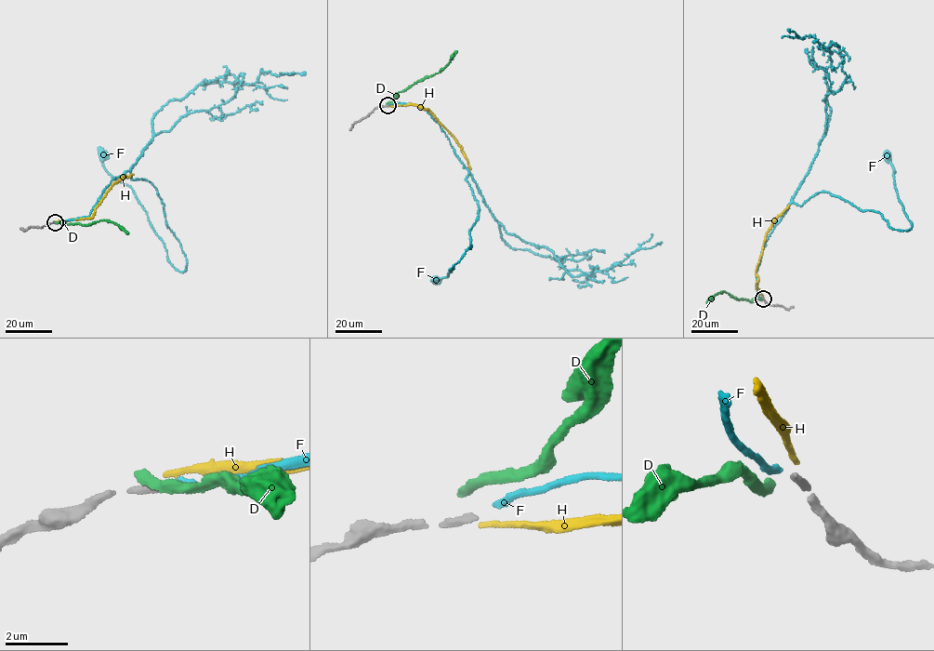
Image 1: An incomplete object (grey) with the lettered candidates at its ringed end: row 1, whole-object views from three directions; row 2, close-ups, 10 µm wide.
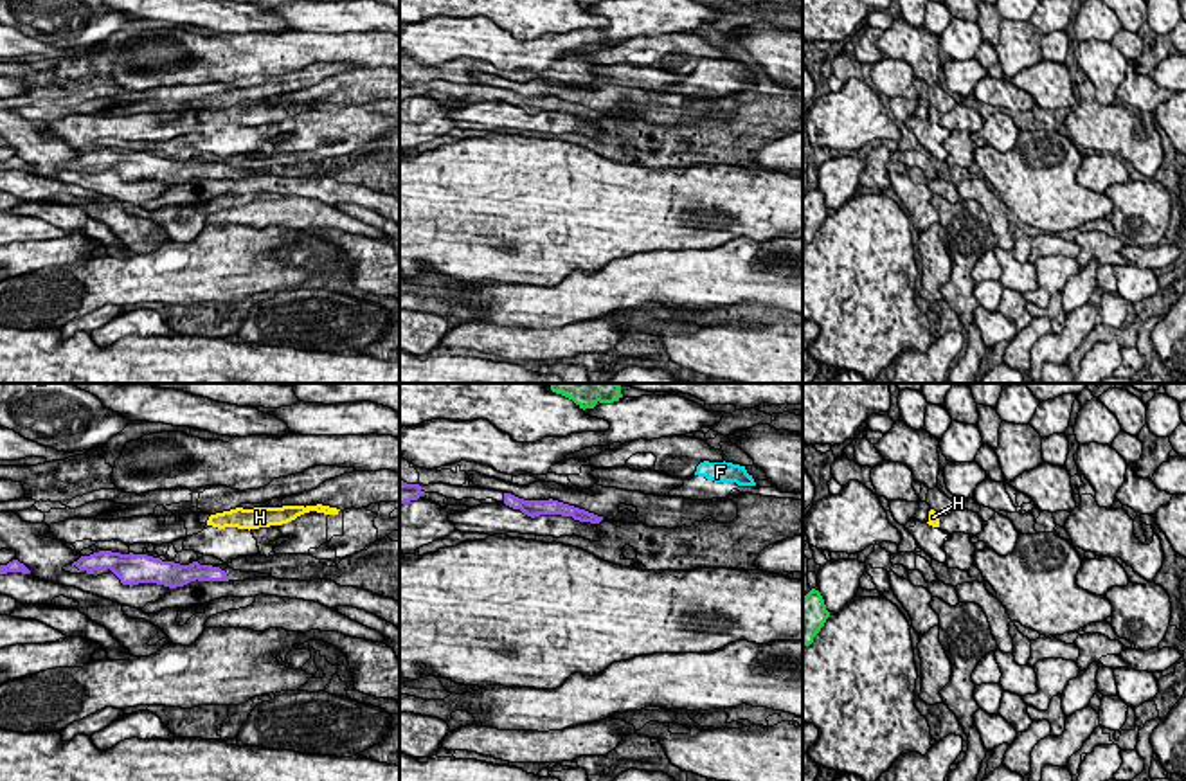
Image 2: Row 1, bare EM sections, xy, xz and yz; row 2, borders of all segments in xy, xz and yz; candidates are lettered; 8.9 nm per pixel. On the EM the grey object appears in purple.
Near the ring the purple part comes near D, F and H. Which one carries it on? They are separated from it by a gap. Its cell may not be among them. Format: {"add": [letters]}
{"add": ["F"]}

